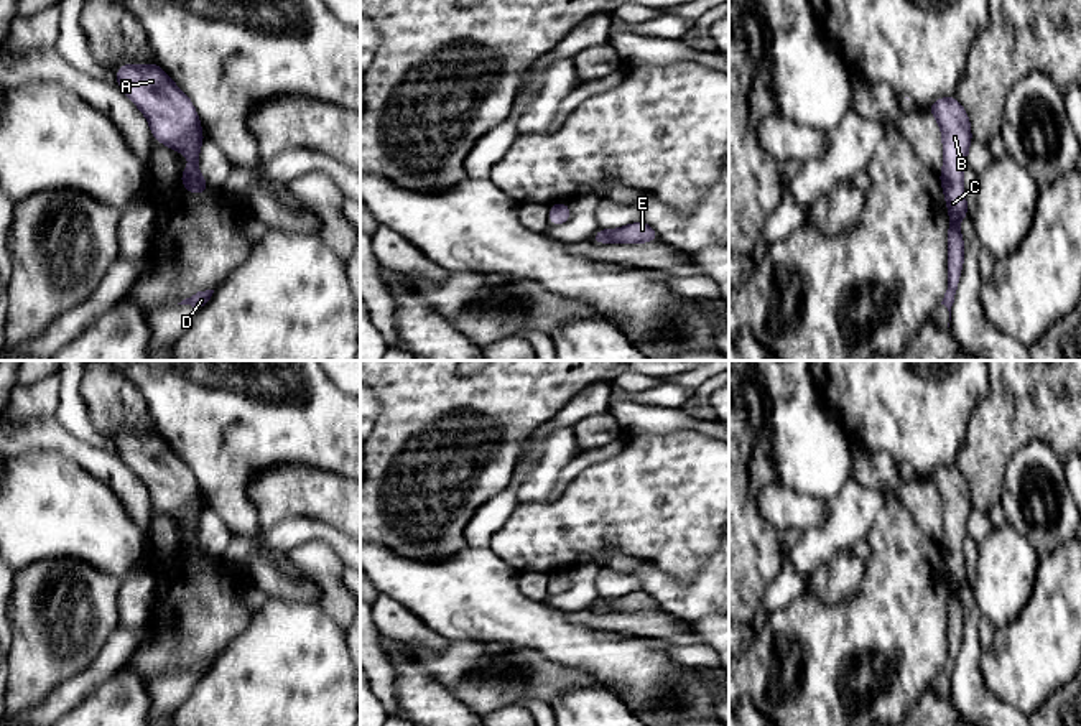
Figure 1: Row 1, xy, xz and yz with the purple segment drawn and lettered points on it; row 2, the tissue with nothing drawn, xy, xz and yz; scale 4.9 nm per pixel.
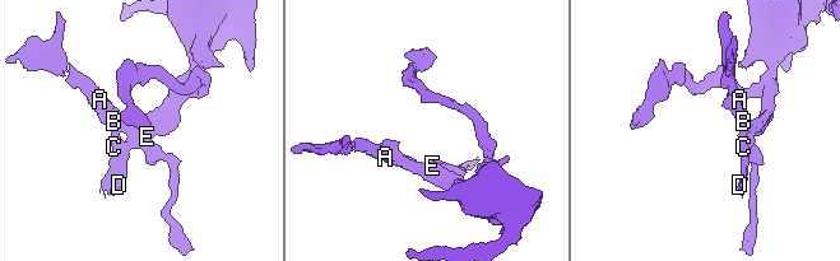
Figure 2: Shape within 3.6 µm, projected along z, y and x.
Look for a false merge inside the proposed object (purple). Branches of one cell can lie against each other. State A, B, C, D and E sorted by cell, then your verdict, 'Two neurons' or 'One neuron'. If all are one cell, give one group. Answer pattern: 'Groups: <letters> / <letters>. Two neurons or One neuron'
Groups: A B C D E. One neuron

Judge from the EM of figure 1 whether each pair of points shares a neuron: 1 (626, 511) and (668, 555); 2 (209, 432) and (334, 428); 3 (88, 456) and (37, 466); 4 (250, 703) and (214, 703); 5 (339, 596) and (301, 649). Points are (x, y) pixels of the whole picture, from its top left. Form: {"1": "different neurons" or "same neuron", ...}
{"1": "same neuron", "2": "same neuron", "3": "different neurons", "4": "same neuron", "5": "different neurons"}

